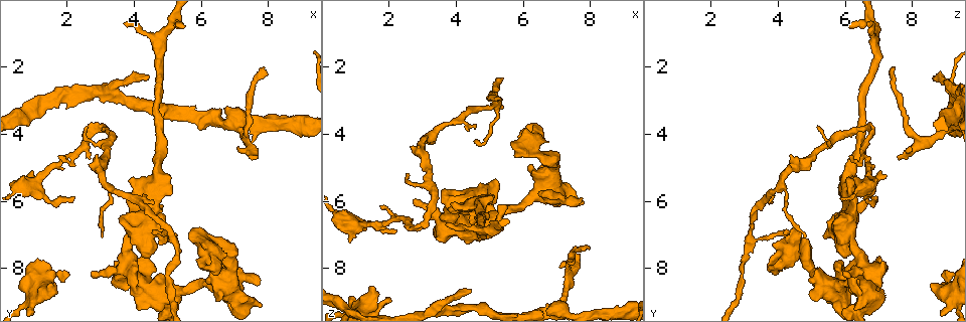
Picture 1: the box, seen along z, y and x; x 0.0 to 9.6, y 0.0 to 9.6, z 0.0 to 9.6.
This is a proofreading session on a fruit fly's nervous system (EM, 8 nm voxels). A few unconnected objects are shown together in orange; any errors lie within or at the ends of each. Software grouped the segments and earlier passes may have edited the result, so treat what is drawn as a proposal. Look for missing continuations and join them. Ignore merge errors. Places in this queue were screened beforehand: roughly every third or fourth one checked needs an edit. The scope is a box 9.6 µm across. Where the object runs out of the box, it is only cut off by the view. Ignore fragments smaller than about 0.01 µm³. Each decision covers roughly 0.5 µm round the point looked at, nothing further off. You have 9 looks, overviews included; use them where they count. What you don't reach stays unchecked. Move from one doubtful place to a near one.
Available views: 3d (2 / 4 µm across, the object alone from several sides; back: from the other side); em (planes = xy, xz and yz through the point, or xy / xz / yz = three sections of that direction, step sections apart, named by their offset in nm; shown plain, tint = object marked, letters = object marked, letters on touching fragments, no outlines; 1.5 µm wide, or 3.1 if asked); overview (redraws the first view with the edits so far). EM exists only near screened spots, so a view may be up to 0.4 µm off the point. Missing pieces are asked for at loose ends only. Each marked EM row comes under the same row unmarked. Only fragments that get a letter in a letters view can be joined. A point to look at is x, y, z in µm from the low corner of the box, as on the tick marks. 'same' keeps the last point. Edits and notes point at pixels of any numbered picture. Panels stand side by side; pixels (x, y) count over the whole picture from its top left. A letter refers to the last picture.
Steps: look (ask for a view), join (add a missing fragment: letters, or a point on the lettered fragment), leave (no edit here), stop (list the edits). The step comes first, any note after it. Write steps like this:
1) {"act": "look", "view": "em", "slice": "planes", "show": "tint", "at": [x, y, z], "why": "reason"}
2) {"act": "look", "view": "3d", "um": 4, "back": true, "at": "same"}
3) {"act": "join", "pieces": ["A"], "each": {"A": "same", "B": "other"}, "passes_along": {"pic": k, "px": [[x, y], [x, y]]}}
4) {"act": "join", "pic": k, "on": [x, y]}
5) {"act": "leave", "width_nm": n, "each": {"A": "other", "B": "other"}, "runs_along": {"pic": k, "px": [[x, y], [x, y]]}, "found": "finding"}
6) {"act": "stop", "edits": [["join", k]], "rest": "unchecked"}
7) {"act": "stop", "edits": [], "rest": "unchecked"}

{"act": "look", "view": "3d", "um": 4, "back": true, "at": [0.80, 5.15, 7.25], "why": "an open end"}

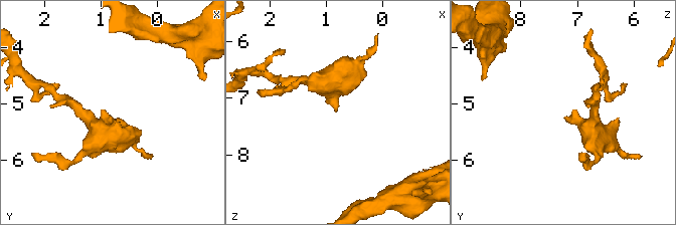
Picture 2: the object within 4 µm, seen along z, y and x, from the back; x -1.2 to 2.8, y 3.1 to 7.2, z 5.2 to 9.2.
{"act": "look", "view": "em", "slice": "planes", "show": "letters", "at": [0.85, 5.20, 7.25]}

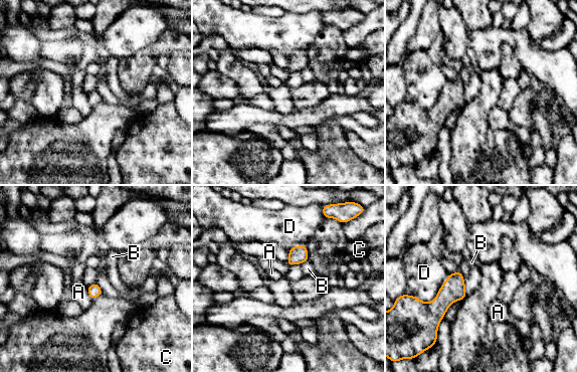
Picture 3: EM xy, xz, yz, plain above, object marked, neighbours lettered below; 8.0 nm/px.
{"act": "leave", "longest_contact_nm": ["D", 340], "each": {"A": "other", "B": "other", "C": "other", "D": "other"}, "found": "none of them fits"}

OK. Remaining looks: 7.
{"act": "look", "view": "em", "slice": "xy", "step": 8, "show": "tint", "at": [4.45, 2.35, 8.65], "why": "free end"}

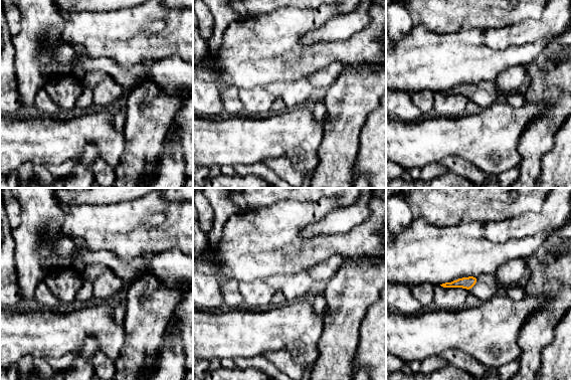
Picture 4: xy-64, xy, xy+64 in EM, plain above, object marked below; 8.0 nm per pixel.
{"act": "look", "view": "em", "slice": "planes", "show": "letters", "at": "same"}

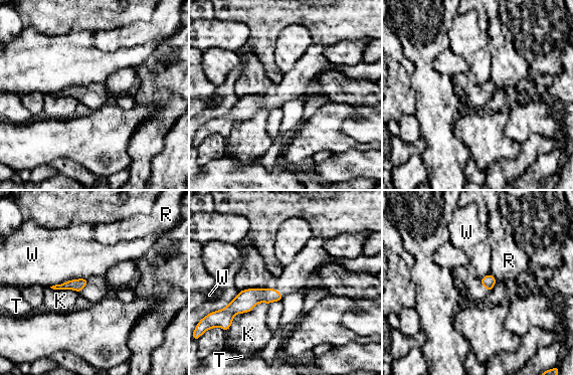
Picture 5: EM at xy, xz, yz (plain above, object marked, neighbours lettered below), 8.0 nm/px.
{"act": "leave", "each": {"K": "other", "R": "other", "T": "other", "W": "other"}, "border": {"pic": 5, "px": [[86, 277], [70, 278], [50, 287]]}, "found": "none of them fits"}

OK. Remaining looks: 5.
{"act": "look", "view": "em", "slice": "xy", "step": 8, "show": "letters", "at": [7.40, 4.70, 7.50], "why": "an open end"}

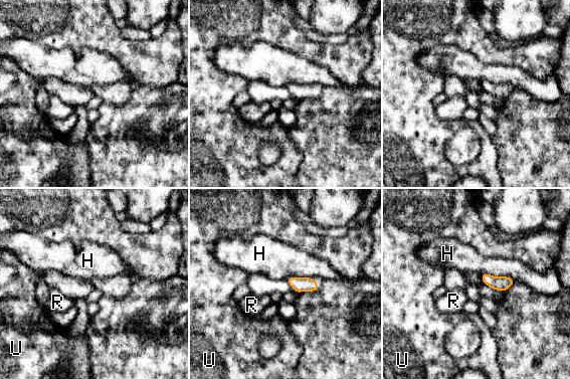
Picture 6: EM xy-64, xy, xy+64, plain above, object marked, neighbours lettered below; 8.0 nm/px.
{"act": "leave", "each": {"H": "other", "R": "other", "U": "other"}, "border": {"pic": 6, "px": [[481, 273], [511, 276], [515, 280]]}, "found": "no lettered fragment goes on from it"}

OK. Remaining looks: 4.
{"act": "look", "view": "3d", "um": 4, "at": [7.80, 2.00, 7.50], "why": "branch stops here"}

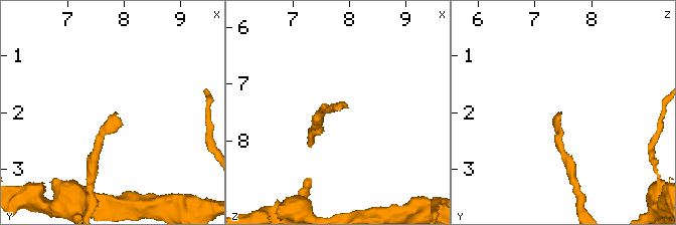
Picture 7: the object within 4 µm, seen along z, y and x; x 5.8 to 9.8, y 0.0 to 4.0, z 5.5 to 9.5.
{"act": "look", "view": "em", "slice": "yz", "step": 4, "show": "tint", "at": [7.80, 2.00, 7.50]}

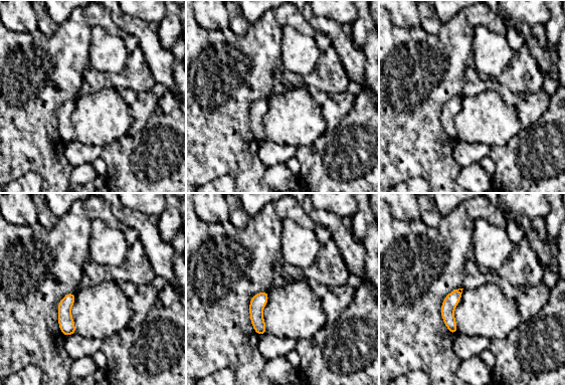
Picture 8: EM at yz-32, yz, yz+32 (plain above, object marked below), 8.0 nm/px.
{"act": "look", "view": "em", "slice": "planes", "show": "letters", "at": "same"}

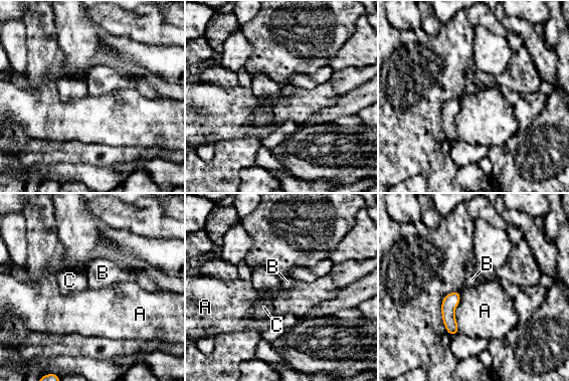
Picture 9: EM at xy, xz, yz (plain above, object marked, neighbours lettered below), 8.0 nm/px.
{"act": "leave", "each": {"A": "other", "B": "other", "C": "other"}, "border": {"pic": 9, "px": [[460, 292], [454, 311], [457, 332]]}, "found": "no lettered fragment goes on from it"}

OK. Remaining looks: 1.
{"act": "stop", "edits": [], "rest": "unchecked"}

